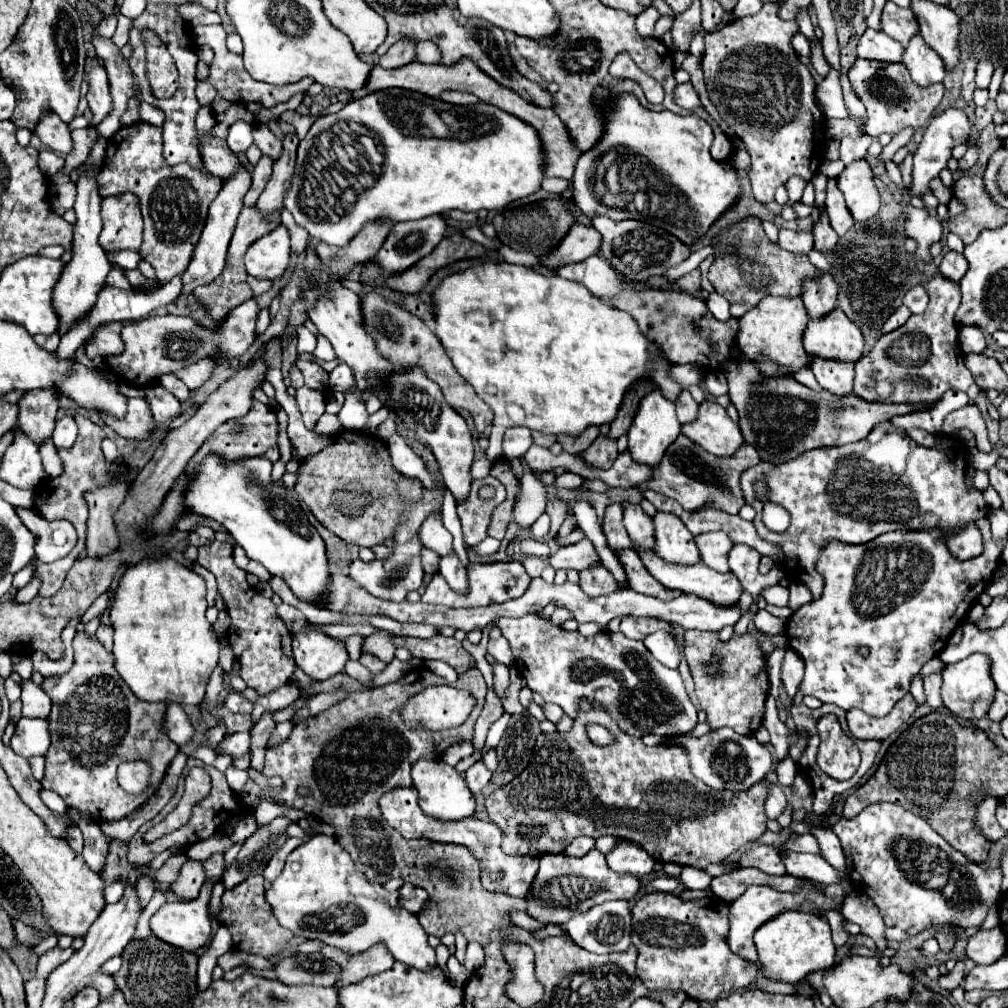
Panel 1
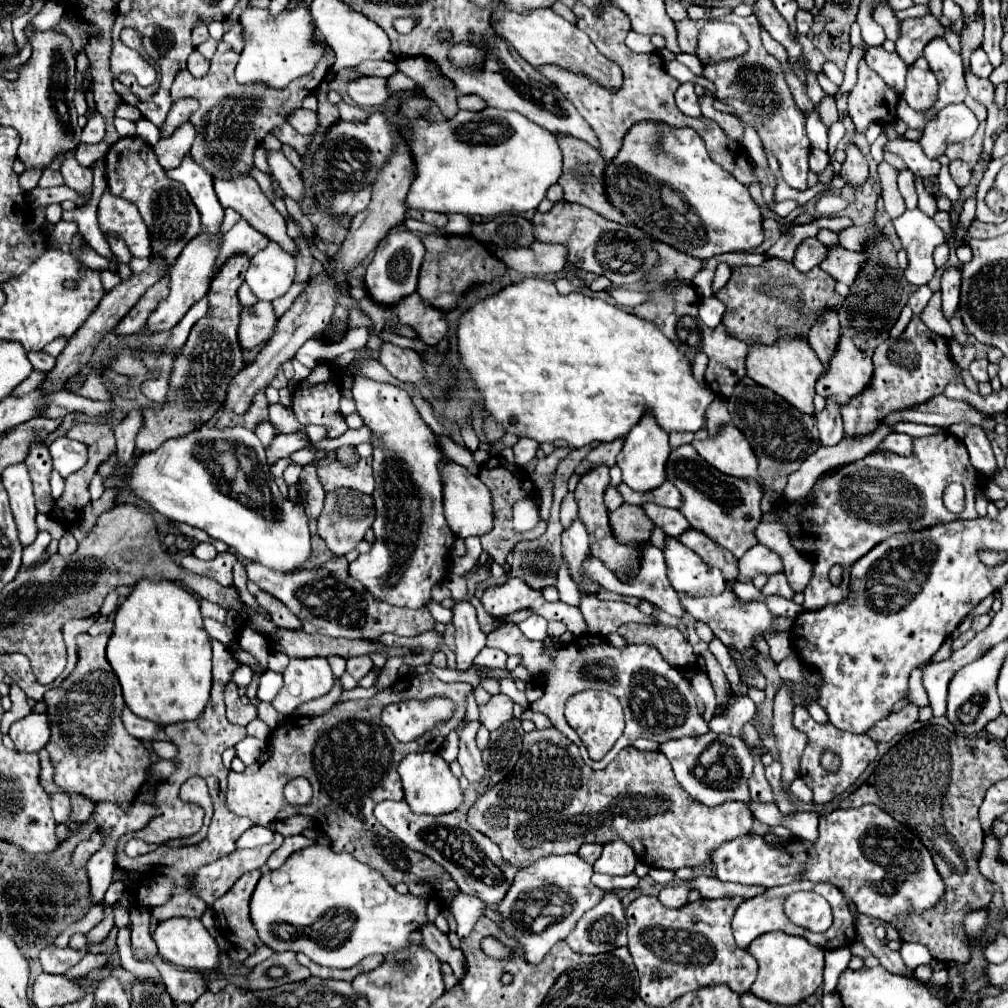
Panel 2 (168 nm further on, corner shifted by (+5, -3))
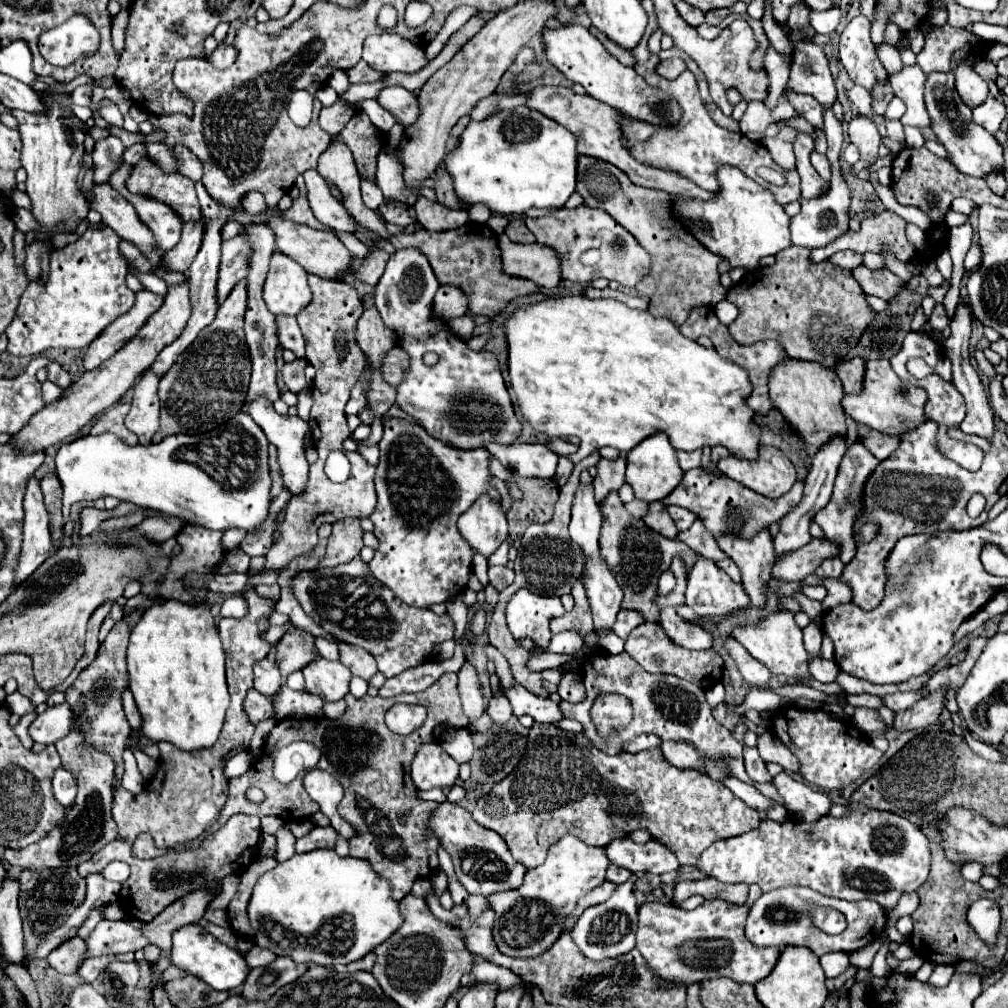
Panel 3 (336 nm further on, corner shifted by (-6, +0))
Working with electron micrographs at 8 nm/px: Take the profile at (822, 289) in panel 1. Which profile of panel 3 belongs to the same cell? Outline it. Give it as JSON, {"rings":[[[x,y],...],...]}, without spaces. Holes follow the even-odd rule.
{"rings":[[[861,357],[841,359],[841,361],[835,365],[835,373],[837,373],[839,379],[843,381],[845,393],[857,393],[857,391],[861,389],[863,369],[865,369],[865,361],[863,361]]]}

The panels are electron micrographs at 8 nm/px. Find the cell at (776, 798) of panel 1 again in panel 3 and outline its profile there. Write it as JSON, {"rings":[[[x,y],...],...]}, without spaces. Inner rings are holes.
{"rings":[[[743,747],[743,759],[745,759],[745,769],[747,775],[755,781],[755,783],[771,783],[771,775],[767,771],[767,763],[761,759],[757,747]]]}

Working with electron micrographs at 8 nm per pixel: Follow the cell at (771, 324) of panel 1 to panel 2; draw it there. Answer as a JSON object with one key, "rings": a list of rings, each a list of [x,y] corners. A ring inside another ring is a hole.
{"rings":[[[782,338],[774,346],[754,344],[754,346],[750,346],[750,354],[746,360],[746,374],[756,384],[770,388],[778,396],[782,396],[788,404],[792,404],[794,408],[798,408],[800,412],[810,414],[810,416],[816,414],[816,410],[814,410],[814,386],[816,386],[816,380],[820,380],[820,376],[824,372],[826,372],[826,368],[818,360],[816,352],[812,352],[808,342],[802,338],[788,338],[788,340]]]}

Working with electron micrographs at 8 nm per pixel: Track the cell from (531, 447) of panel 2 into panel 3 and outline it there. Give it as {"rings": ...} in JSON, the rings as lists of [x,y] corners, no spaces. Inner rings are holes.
{"rings":[[[490,442],[486,449],[507,469],[517,469],[521,477],[551,479],[557,469],[557,455],[541,443],[515,443],[499,445]]]}

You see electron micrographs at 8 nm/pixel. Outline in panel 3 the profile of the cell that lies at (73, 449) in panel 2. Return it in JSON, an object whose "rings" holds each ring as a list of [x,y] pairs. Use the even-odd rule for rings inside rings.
{"rings":[[[237,413],[225,425],[201,433],[201,435],[169,435],[161,443],[129,447],[111,433],[97,437],[79,437],[71,443],[61,445],[57,451],[57,477],[63,485],[63,515],[67,519],[69,507],[81,501],[93,501],[105,495],[121,501],[131,501],[139,507],[155,509],[165,515],[179,517],[187,523],[195,523],[215,531],[243,529],[247,533],[259,533],[261,525],[269,517],[271,509],[271,473],[269,473],[269,439],[263,429],[243,413]]]}

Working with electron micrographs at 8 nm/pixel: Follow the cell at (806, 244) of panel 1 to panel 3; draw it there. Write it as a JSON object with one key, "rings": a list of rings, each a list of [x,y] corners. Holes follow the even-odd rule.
{"rings":[[[837,251],[835,255],[829,257],[829,263],[837,265],[837,267],[843,267],[843,269],[853,269],[853,267],[863,263],[863,257],[855,251]]]}

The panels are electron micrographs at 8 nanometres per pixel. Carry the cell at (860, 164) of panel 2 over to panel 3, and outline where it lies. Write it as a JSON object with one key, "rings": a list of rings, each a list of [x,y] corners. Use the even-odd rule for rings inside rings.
{"rings":[[[855,117],[849,121],[849,139],[853,145],[857,145],[859,153],[861,153],[861,161],[869,161],[873,163],[877,159],[877,149],[881,143],[881,135],[875,127],[875,123],[871,123],[865,117]]]}

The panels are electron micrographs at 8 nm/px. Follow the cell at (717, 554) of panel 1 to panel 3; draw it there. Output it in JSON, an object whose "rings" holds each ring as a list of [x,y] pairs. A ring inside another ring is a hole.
{"rings":[[[699,519],[691,525],[691,529],[681,531],[677,535],[677,539],[683,541],[689,549],[693,549],[701,557],[707,557],[707,559],[713,559],[713,561],[727,559],[727,555],[719,549],[717,541],[713,539],[713,535],[707,531],[707,527]]]}

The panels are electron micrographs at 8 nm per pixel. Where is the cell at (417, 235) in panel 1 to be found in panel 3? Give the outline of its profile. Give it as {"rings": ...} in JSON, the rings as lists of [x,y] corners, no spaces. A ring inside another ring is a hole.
{"rings":[[[417,247],[397,249],[389,257],[385,273],[375,287],[375,307],[379,309],[383,323],[397,333],[401,347],[411,357],[407,375],[405,375],[403,383],[397,387],[397,405],[403,411],[407,411],[415,421],[419,421],[419,425],[427,427],[433,437],[439,437],[441,441],[447,441],[449,445],[467,447],[467,449],[483,447],[487,441],[509,445],[519,437],[521,423],[515,417],[509,393],[505,389],[505,381],[499,371],[497,357],[493,353],[485,353],[485,351],[471,351],[465,341],[461,341],[457,335],[451,333],[447,323],[433,317],[431,301],[433,301],[433,295],[437,289],[439,289],[439,283],[433,275],[433,269],[427,263],[427,257]],[[429,351],[435,351],[439,355],[439,361],[431,367],[423,363],[423,355]],[[443,427],[455,427],[455,429],[467,429],[467,431],[441,431]]]}

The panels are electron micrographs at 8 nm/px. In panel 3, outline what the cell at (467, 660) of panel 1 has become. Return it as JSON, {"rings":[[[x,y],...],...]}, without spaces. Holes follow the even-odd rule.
{"rings":[[[291,629],[283,635],[281,645],[277,649],[277,665],[283,677],[303,669],[307,663],[315,659],[319,659],[319,651],[315,647],[315,637],[311,633],[303,629]]]}

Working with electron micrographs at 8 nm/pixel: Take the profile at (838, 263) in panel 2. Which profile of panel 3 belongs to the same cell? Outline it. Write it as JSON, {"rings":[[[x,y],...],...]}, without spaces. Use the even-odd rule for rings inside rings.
{"rings":[[[859,265],[851,269],[855,281],[861,285],[861,289],[869,295],[877,295],[881,299],[891,299],[895,293],[903,287],[903,279],[899,279],[895,273],[885,269],[869,269],[865,265]]]}

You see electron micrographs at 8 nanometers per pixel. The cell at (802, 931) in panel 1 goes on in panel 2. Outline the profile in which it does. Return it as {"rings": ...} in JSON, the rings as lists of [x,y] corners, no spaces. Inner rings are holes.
{"rings":[[[768,932],[756,938],[748,946],[748,952],[758,960],[758,978],[752,984],[750,992],[764,1002],[796,1006],[808,996],[812,996],[816,988],[822,984],[824,950],[814,948],[812,944],[808,944],[808,940],[800,936],[788,936],[784,932]]]}

